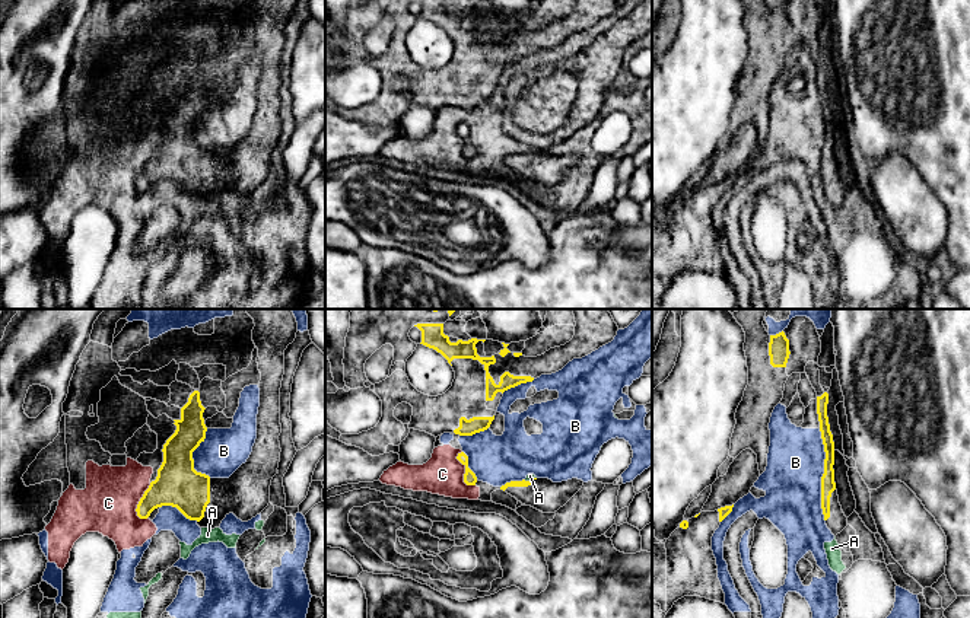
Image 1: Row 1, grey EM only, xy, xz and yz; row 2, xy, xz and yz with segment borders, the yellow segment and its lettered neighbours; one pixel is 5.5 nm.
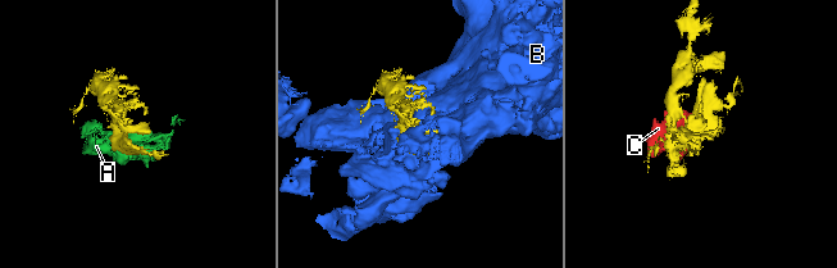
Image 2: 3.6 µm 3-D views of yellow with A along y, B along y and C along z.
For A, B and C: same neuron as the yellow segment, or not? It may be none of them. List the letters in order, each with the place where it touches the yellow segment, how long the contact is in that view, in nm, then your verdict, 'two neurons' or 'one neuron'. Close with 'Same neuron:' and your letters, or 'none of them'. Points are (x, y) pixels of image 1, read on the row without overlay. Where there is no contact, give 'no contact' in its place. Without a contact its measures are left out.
A: xz (530, 153) | 70 nm | two neurons
B: yz (823, 149) | 500 nm | two neurons
C: xz (466, 145) | 220 nm | two neurons
Same neuron: none of them

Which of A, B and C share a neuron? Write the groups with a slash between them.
A B C

